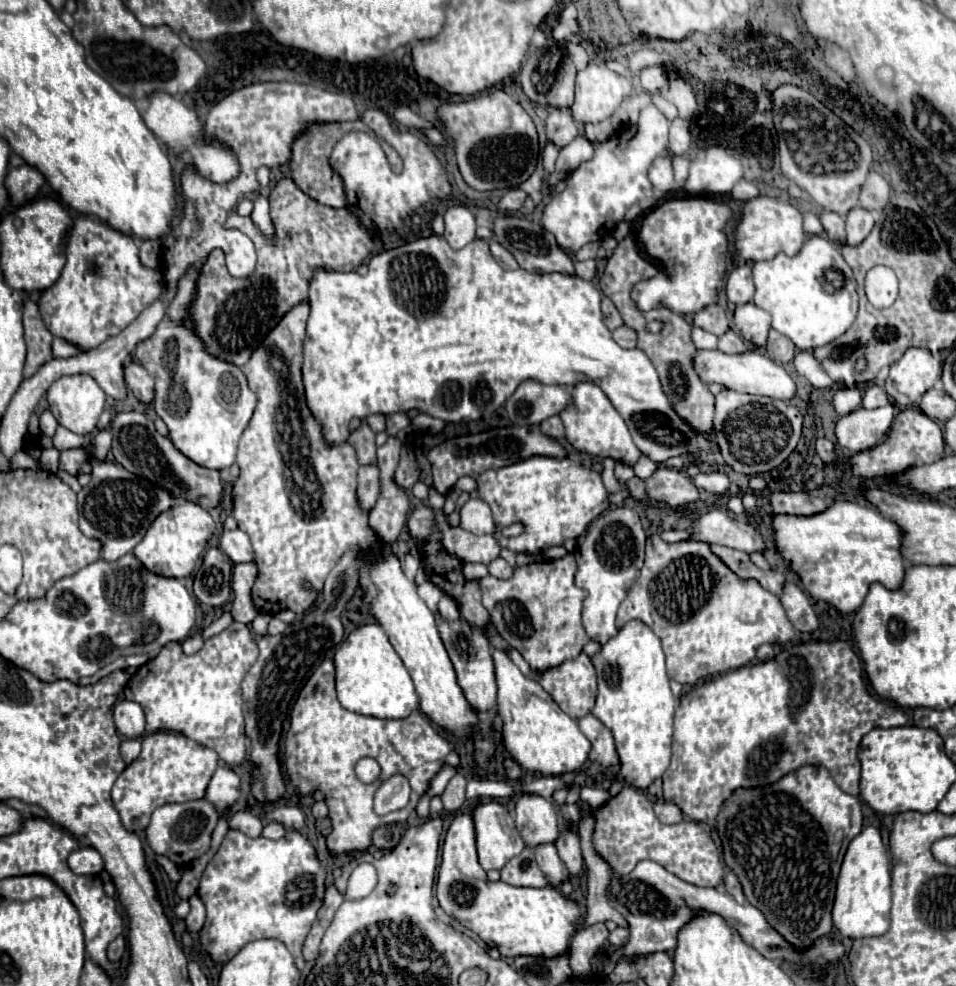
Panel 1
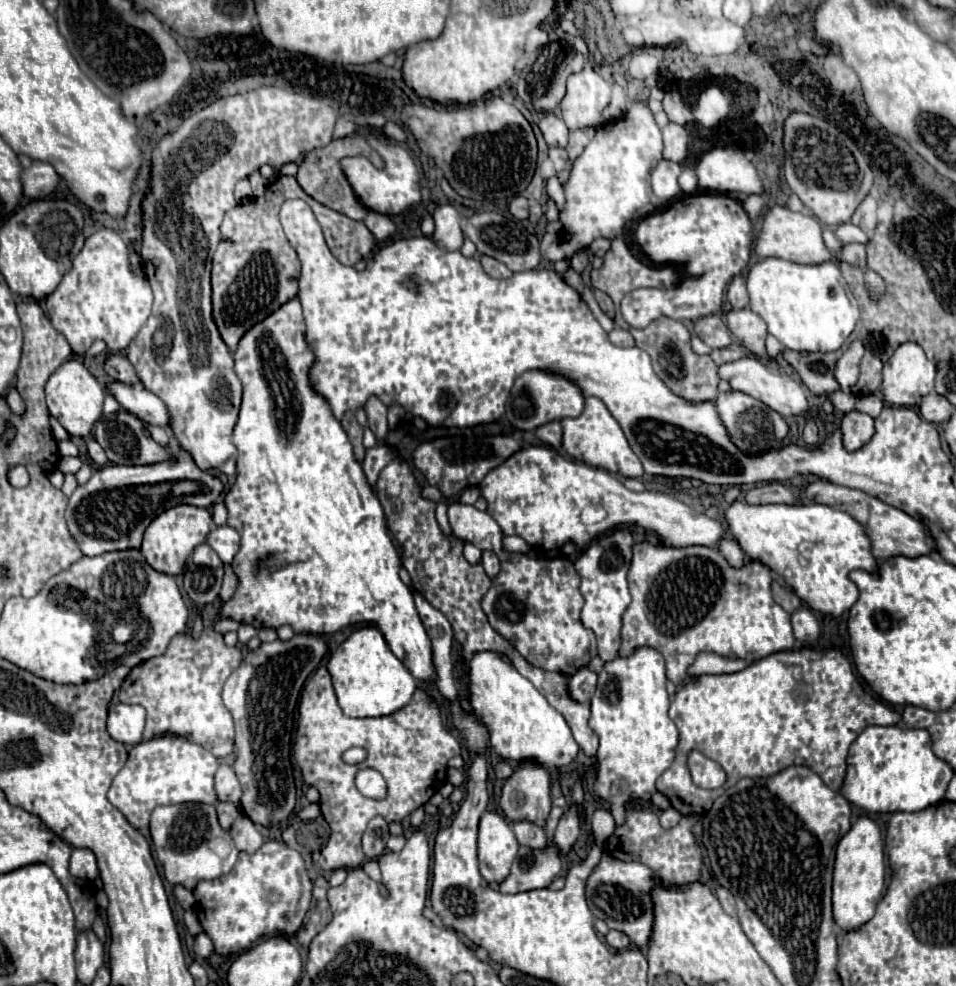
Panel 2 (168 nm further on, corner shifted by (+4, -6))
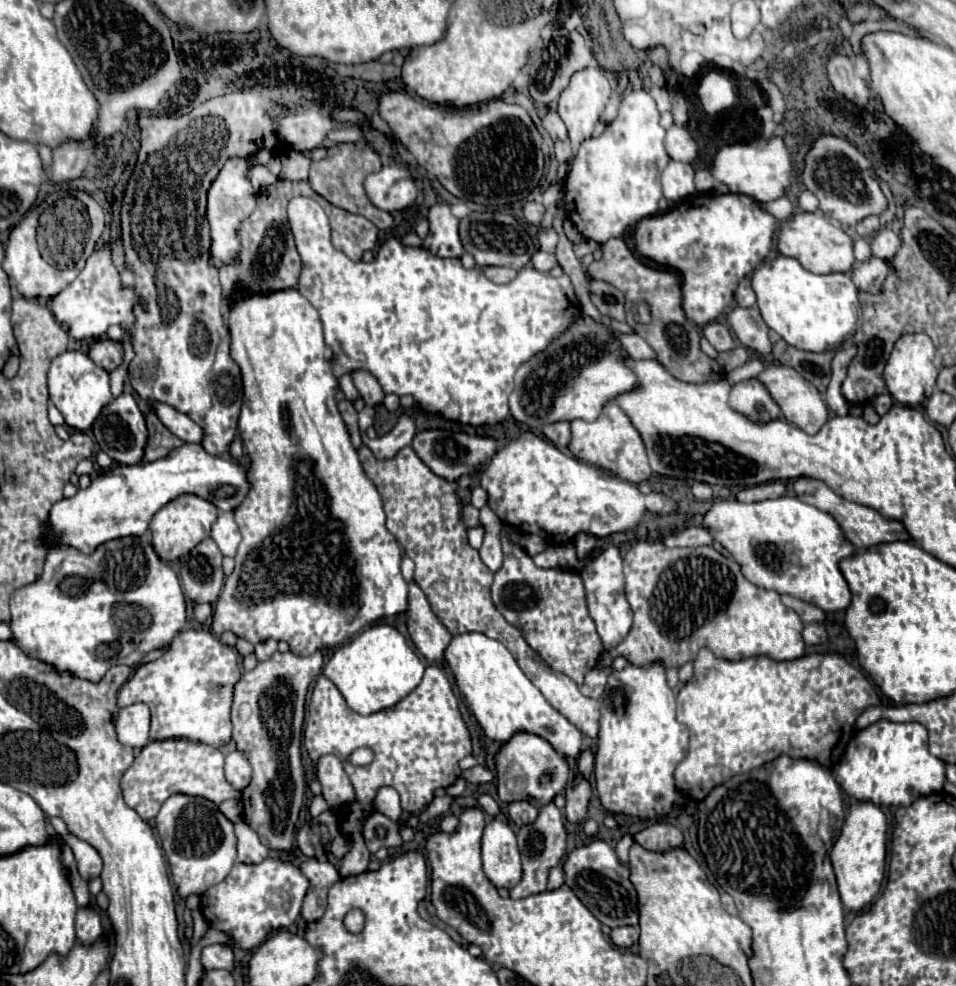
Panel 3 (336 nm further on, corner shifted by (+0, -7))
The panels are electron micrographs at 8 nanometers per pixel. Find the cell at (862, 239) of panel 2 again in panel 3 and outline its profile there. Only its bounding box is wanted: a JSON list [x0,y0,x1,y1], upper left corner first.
[869,229,901,261]

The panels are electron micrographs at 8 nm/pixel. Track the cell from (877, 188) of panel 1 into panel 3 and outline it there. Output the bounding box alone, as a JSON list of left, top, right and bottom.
[855,215,879,237]

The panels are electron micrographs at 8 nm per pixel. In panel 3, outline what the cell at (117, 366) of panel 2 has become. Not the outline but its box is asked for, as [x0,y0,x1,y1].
[89,339,123,371]

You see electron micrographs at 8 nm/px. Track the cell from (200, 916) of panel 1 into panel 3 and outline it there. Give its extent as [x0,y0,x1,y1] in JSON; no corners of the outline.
[201,945,233,969]

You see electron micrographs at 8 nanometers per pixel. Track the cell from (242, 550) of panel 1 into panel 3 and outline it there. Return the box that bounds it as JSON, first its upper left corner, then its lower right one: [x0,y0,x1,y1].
[211,513,241,557]

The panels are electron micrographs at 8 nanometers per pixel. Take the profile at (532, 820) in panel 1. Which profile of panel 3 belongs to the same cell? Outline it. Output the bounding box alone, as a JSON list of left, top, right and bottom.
[497,733,569,807]

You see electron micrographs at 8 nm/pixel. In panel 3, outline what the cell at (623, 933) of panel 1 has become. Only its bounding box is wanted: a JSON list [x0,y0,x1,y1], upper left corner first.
[611,927,639,949]

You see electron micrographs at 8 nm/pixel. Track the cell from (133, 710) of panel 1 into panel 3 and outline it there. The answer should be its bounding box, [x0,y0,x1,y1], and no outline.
[117,703,149,749]

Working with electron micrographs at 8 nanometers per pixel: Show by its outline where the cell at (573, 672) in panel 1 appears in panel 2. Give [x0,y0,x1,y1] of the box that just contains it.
[569,668,597,702]

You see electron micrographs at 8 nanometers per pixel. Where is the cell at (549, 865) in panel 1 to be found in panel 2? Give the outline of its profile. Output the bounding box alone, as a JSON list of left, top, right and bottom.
[511,820,547,846]

